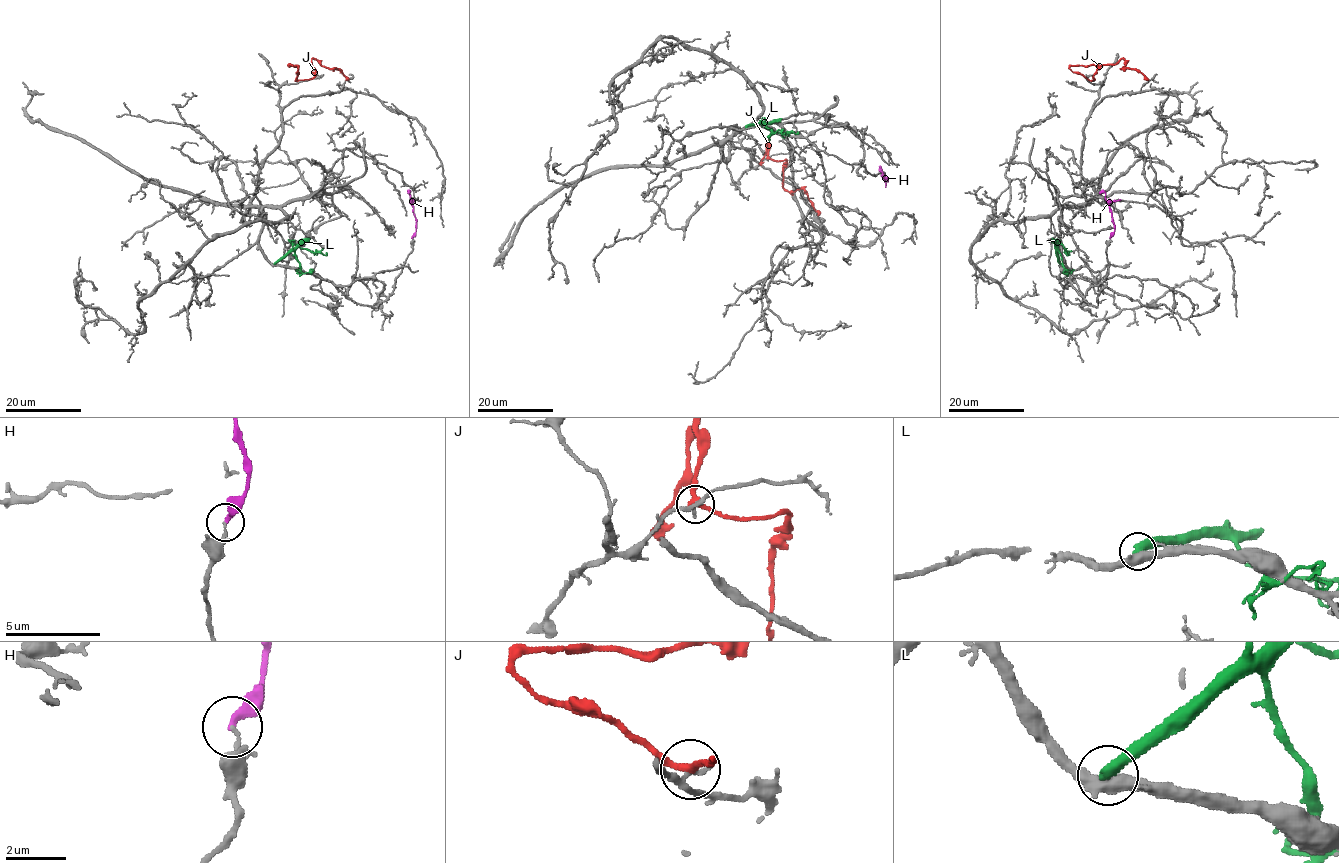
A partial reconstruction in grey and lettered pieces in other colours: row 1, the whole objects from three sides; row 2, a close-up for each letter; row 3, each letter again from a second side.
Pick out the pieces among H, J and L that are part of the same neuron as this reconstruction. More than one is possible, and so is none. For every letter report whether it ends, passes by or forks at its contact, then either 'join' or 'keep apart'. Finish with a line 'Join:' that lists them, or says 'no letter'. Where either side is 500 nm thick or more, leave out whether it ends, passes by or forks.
H: it ends there; keep apart
J: it passes by; keep apart
L: it ends there; keep apart
Join: no letter

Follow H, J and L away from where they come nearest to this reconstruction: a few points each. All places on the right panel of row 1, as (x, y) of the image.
H: (1110, 238), (1114, 231), (1113, 219), (1105, 193), (1100, 192)
J: (1091, 81), (1101, 66), (1115, 65), (1121, 58), (1125, 65), (1122, 68), (1139, 70), (1149, 80)
L: (1060, 263), (1059, 243), (1066, 255), (1066, 252)

